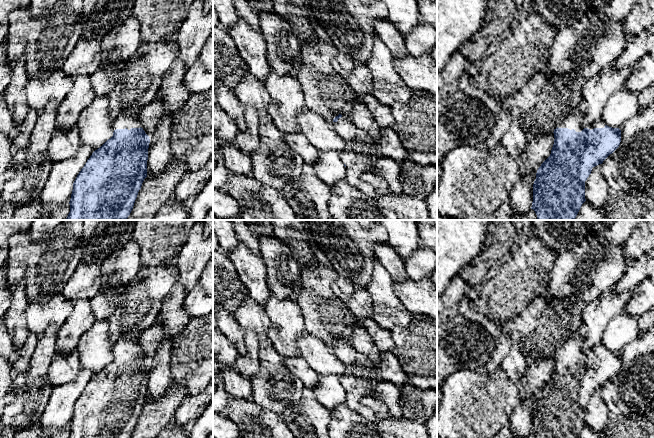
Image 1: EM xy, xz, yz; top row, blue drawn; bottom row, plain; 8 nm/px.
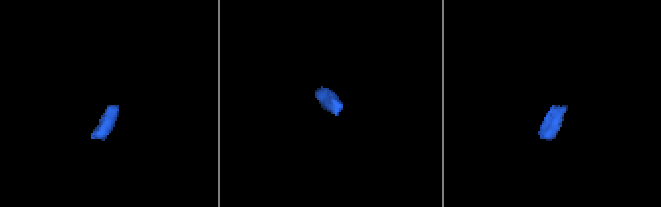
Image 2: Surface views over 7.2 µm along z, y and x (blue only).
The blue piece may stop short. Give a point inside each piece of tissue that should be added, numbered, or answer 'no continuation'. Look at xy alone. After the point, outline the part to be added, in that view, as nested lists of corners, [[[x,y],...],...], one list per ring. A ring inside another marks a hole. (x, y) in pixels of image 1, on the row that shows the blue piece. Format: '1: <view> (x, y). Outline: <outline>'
1: xy (128, 118). Outline: [[[125,109],[114,118],[112,123],[112,129],[125,129],[130,130],[131,128],[140,128],[140,123],[138,119],[138,109]]]

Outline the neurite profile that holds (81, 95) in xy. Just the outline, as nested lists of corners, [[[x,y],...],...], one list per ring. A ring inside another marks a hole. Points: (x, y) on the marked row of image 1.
[[[90,76],[74,78],[73,85],[67,96],[58,106],[56,116],[57,129],[73,128],[81,114],[96,98]]]

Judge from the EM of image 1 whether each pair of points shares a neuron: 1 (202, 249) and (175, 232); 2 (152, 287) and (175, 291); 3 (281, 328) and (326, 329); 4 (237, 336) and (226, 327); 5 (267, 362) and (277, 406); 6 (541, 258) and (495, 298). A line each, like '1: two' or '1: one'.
1: two
2: two
3: two
4: one
5: one
6: one

